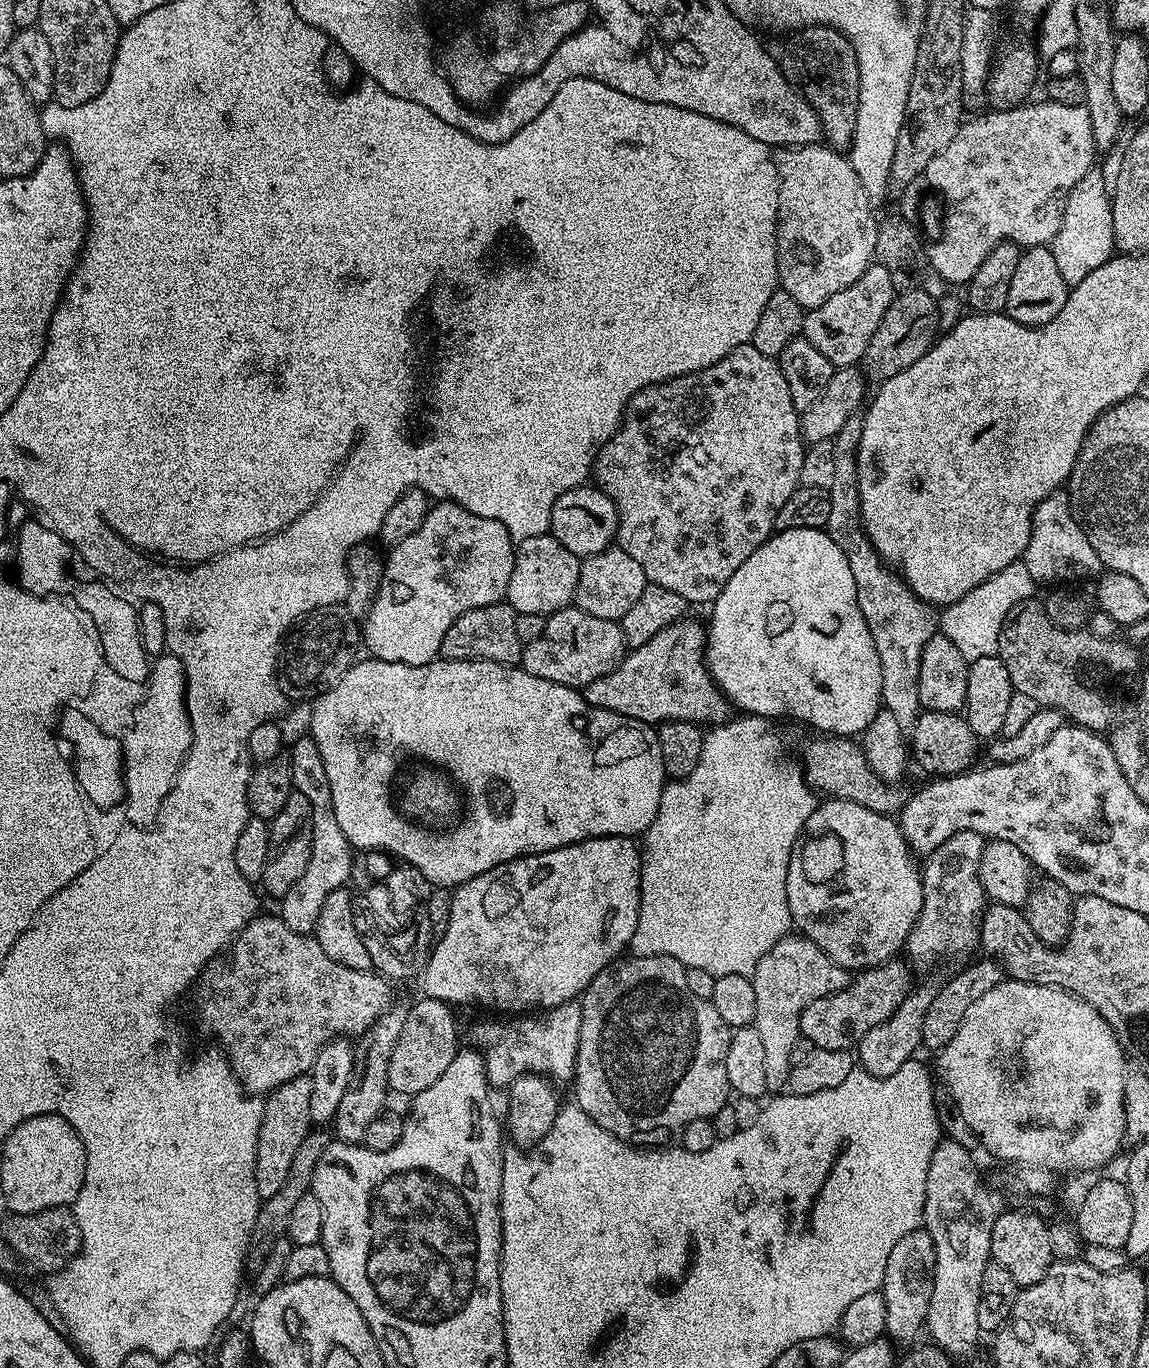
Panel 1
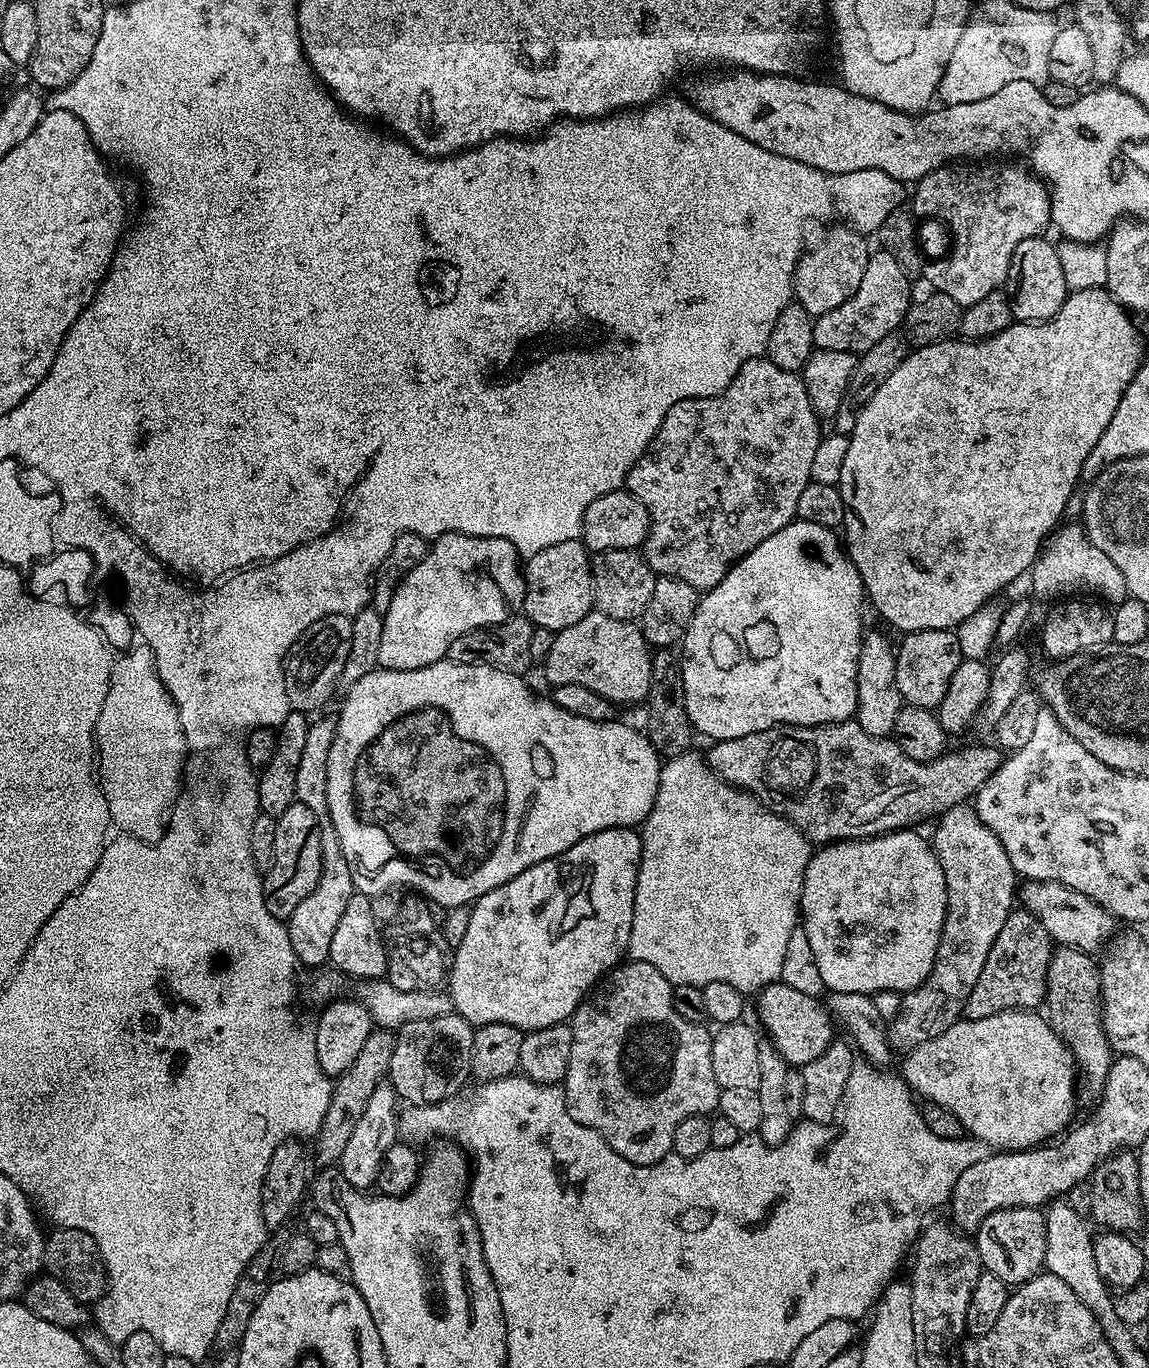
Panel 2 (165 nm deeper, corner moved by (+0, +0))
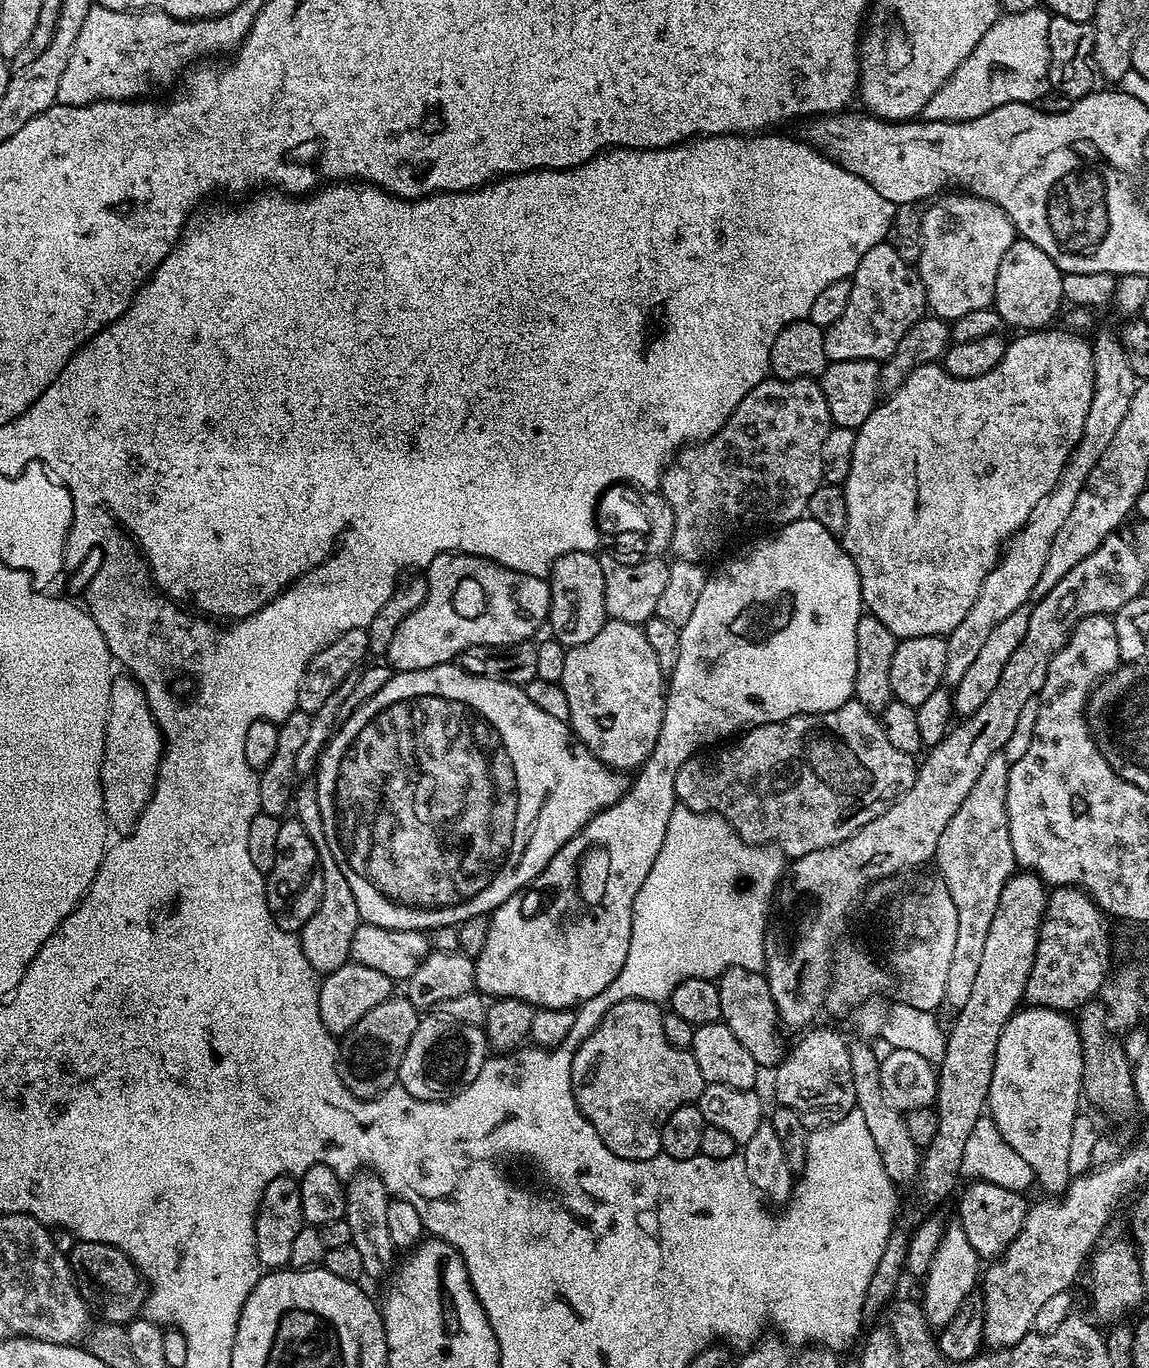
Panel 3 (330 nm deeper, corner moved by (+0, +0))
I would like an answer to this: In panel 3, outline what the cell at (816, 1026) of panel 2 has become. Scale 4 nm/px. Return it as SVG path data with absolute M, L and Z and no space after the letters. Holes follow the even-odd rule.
M728 968L718 977L716 986L718 998L722 1006L720 1020L746 1046L750 1058L761 1069L775 1069L786 1055L786 1044L780 1037L781 1025L778 1023L774 998L770 994L768 980L760 972L751 972L745 968Z

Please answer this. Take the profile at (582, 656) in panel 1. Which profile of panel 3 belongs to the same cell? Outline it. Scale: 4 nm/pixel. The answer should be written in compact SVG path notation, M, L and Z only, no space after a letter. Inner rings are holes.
M609 619L608 623L602 626L602 630L598 630L598 634L590 638L590 642L582 642L582 646L574 646L565 651L562 678L558 683L566 694L566 702L570 708L567 723L571 727L573 737L607 768L639 769L656 745L666 695L665 669L660 667L658 654L654 654L654 646L646 642L643 627Z

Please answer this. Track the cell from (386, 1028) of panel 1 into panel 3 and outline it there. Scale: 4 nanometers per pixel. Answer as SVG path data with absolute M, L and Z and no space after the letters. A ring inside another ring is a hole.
M371 1170L357 1172L347 1181L344 1188L343 1220L350 1222L351 1244L362 1257L362 1270L367 1279L380 1280L384 1275L387 1277L398 1260L398 1249L394 1246L394 1242L390 1242L390 1230L386 1226L386 1206L389 1199L386 1186Z

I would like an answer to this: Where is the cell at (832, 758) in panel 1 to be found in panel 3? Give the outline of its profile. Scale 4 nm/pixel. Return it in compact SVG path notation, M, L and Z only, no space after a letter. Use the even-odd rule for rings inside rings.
M853 698L847 700L842 706L838 706L838 710L830 710L822 714L801 714L801 716L786 718L782 722L763 724L737 735L735 739L723 746L701 751L699 754L690 757L686 762L682 762L682 766L671 777L670 786L676 791L677 801L683 807L695 812L710 812L722 816L745 844L771 844L779 848L785 857L795 858L802 854L810 854L810 850L822 850L826 846L834 846L838 842L850 838L862 826L866 826L866 822L870 822L875 816L882 814L884 809L909 784L914 782L918 764L917 761L912 760L915 759L909 753L897 750L890 742L886 742L883 724L867 706L860 704Z

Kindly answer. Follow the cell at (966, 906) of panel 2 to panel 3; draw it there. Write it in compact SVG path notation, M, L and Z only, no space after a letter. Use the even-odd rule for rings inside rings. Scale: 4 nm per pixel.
M995 752L986 766L982 766L982 772L978 774L978 780L970 786L970 794L966 794L966 800L946 822L946 830L942 830L942 838L938 838L938 850L934 857L937 864L938 875L946 882L946 890L950 890L950 898L954 898L954 906L958 910L958 934L954 941L954 962L950 962L950 974L946 982L946 994L944 995L947 1007L959 1010L966 1006L966 998L974 983L974 977L982 959L982 949L986 943L986 934L990 931L990 922L994 919L994 910L998 906L998 894L1002 894L1002 886L1017 871L1018 865L1014 858L1014 850L1010 846L1010 830L1008 829L1008 815L1006 814L1006 790L1008 789L1008 769L1010 762L1004 757L1003 752Z

